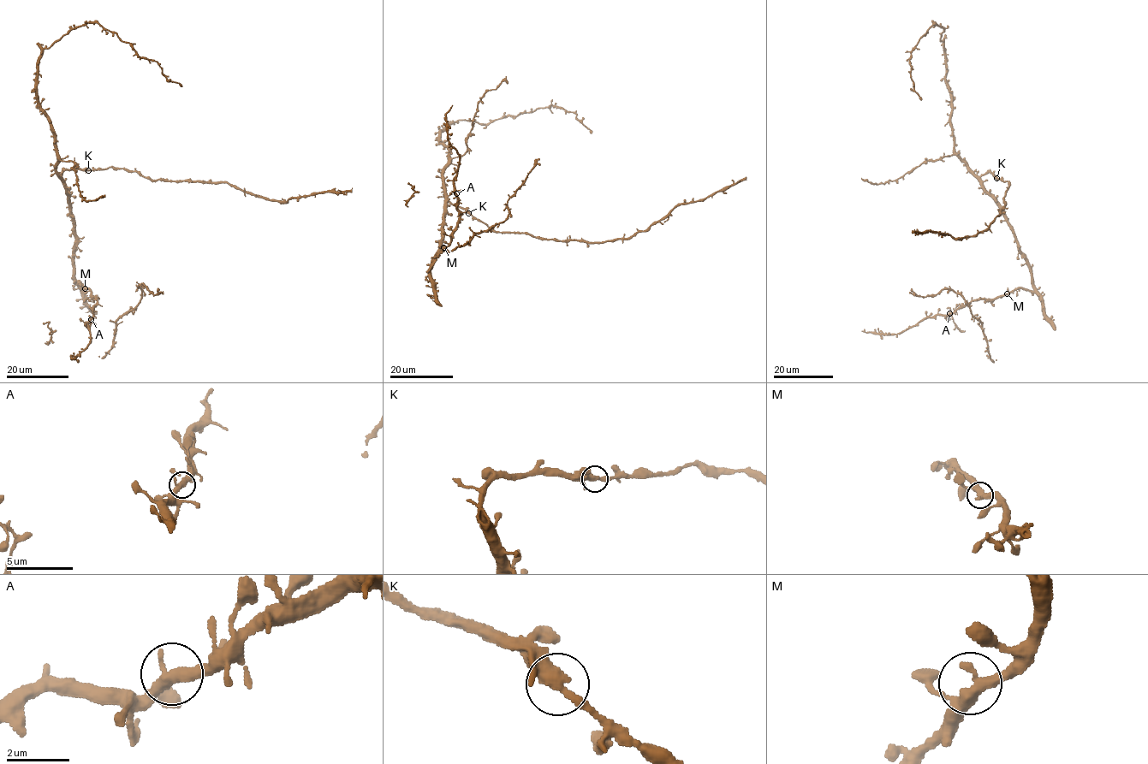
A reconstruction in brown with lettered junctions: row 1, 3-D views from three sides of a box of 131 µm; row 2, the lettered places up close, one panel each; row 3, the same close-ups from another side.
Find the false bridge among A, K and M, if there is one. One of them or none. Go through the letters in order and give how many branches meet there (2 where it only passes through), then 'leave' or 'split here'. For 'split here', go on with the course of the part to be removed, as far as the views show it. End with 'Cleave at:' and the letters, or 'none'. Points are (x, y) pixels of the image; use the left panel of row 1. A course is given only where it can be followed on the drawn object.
A: branches 3; leave
K: branches 3; split here; course (88, 170), (111, 167), (139, 172), (153, 180), (226, 183), (286, 203), (294, 197), (344, 192), (352, 187)
M: branches 3; leave
Cleave at: K

